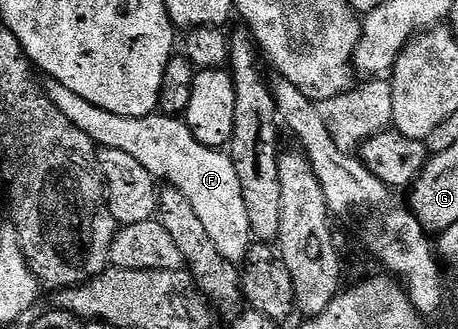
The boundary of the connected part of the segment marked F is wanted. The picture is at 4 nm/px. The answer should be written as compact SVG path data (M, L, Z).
M47 78L44 90L47 98L80 133L84 133L99 148L118 149L134 157L152 175L155 180L167 179L165 182L174 187L196 209L196 217L208 232L208 237L216 244L220 257L238 265L247 258L252 246L248 209L244 205L244 193L240 189L240 177L236 165L225 150L205 147L190 132L190 126L181 118L155 113L139 119L120 117L84 101L72 89L60 85L55 79Z

